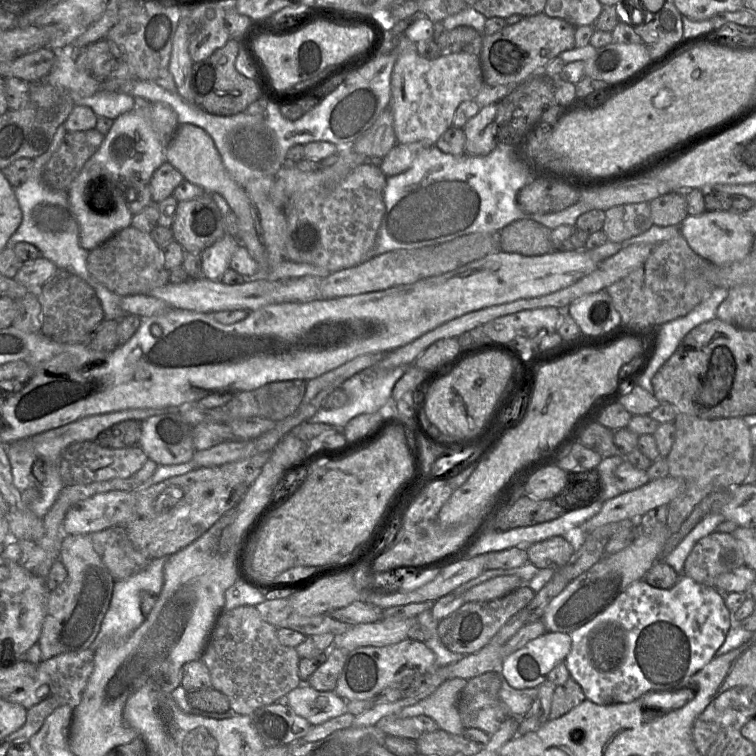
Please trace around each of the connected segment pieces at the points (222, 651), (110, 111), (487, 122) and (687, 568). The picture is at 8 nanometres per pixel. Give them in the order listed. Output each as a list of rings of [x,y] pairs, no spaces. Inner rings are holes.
[[[244,605],[223,610],[211,629],[201,660],[209,670],[212,688],[229,699],[230,711],[251,715],[257,708],[284,700],[286,695],[303,682],[299,676],[300,657],[294,647],[284,646],[277,637],[277,627],[265,621],[255,606]]]
[[[98,91],[91,97],[75,101],[75,105],[88,106],[98,117],[114,120],[120,115],[132,111],[136,107],[136,100],[129,94]]]
[[[499,103],[480,108],[463,127],[465,134],[465,153],[474,156],[489,154],[496,147],[497,115]]]
[[[714,531],[701,538],[693,546],[685,560],[682,575],[693,579],[699,584],[714,587],[715,579],[718,576],[743,565],[745,565],[745,560],[739,541],[731,533]]]

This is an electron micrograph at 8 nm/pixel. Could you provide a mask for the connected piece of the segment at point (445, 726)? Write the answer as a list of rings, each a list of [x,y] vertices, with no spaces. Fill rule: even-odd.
[[[463,678],[448,679],[428,697],[380,719],[375,726],[380,729],[381,725],[393,722],[398,718],[426,715],[437,723],[439,729],[451,735],[457,735],[464,729],[458,710],[458,699],[467,682],[468,680]]]

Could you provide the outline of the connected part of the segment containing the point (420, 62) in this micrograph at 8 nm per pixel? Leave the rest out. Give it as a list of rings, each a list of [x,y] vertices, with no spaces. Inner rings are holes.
[[[404,35],[398,43],[398,58],[391,75],[389,109],[398,143],[421,142],[433,146],[452,126],[455,111],[464,101],[474,100],[484,84],[479,54],[444,53],[434,60],[421,58],[416,43]]]

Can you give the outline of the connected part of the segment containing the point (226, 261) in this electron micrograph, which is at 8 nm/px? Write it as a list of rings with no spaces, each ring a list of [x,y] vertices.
[[[226,233],[220,240],[205,249],[201,254],[202,277],[220,281],[230,267],[231,258],[240,245],[235,236]]]

